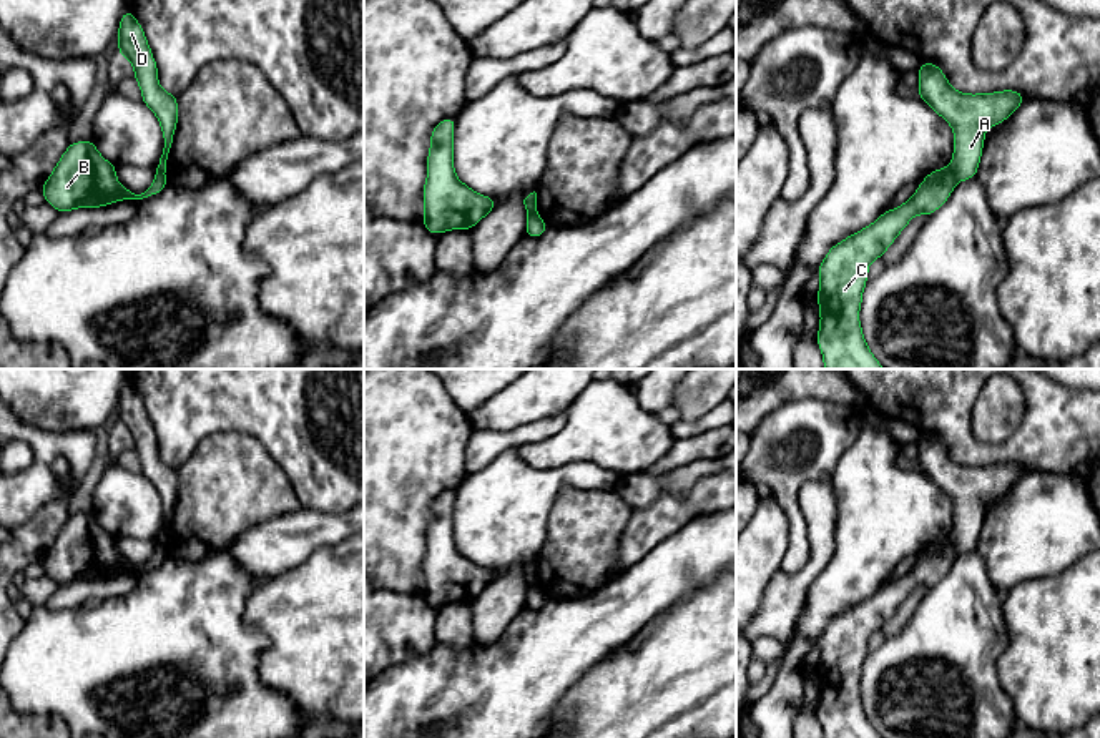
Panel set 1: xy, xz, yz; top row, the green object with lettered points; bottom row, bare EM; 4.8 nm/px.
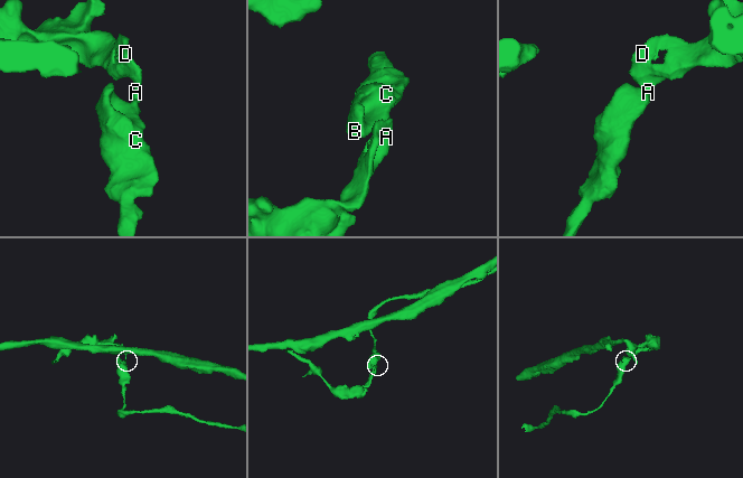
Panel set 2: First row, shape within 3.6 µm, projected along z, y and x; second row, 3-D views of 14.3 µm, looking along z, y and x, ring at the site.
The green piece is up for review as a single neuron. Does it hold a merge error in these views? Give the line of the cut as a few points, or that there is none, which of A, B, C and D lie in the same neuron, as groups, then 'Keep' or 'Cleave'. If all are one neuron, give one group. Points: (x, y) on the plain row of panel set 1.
Split along yz (947, 539), (957, 552). Groups: A D / B C. Cleave

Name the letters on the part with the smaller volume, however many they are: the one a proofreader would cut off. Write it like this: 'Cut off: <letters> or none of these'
Cut off: A, D

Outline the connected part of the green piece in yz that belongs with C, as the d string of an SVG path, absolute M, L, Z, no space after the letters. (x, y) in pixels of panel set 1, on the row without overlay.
M949 539L934 542L906 575L829 620L818 640L816 668L821 695L814 711L824 738L882 738L871 725L859 695L869 637L884 628L916 587L935 585L955 557Z

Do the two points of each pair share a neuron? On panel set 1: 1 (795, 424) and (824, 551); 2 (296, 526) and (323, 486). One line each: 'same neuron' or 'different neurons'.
1: different neurons
2: different neurons

